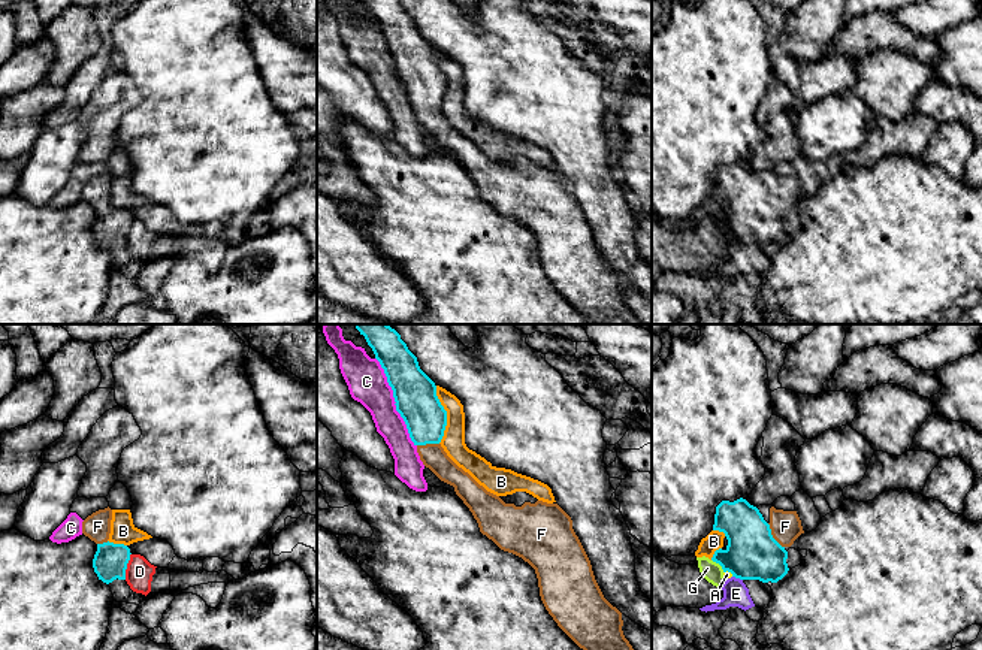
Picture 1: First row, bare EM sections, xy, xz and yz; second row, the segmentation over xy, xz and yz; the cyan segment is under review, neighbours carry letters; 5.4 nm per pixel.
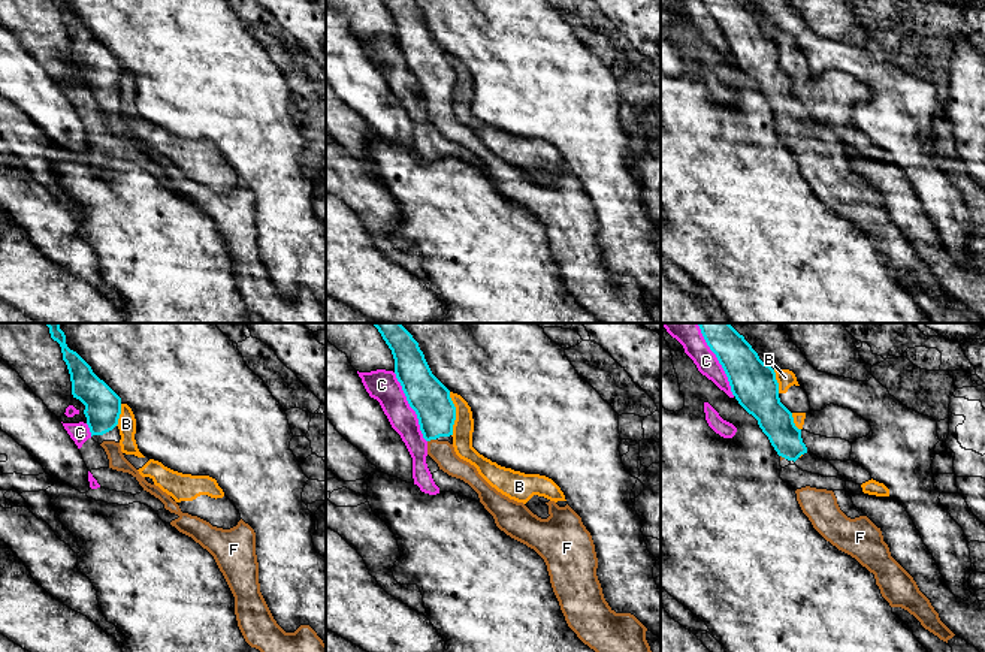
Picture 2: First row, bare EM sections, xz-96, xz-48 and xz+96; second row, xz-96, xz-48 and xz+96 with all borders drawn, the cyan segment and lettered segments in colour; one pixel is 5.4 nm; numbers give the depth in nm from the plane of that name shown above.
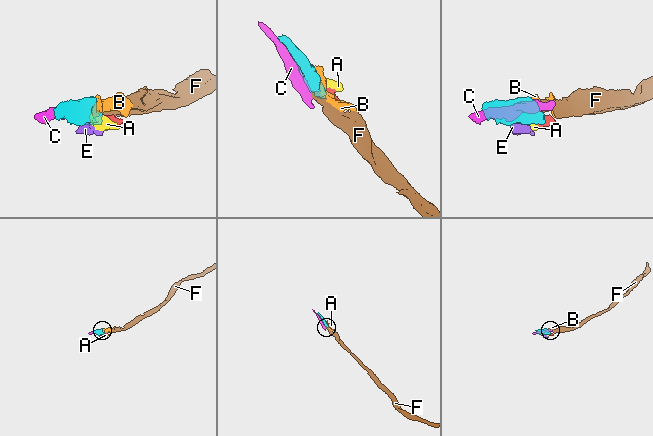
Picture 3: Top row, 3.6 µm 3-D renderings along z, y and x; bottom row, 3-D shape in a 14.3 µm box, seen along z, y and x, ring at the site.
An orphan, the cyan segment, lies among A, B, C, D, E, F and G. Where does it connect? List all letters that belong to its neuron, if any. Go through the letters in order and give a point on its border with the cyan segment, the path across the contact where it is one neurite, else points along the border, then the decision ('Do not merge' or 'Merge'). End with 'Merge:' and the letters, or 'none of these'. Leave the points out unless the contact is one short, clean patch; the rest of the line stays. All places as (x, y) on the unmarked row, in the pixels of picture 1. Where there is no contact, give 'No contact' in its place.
A: Touches cyan at yz (728, 236). Boundary: yz (724, 236), (733, 241). Do not merge
B: Touches cyan at xz (446, 79). Do not merge
C: Touches cyan at xz (395, 66). Do not merge
D: Touches cyan at xy (126, 232). Boundary: xy (130, 218), (124, 244). Do not merge
E: Touches cyan at yz (737, 242). Boundary: yz (733, 241), (742, 245). Do not merge
F: Touches cyan at yz (771, 200). Path across: yz (752, 218), (771, 200), (785, 192). Merge
G: Touches cyan at yz (719, 229). Boundary: yz (712, 224), (724, 236). Do not merge
Merge: F

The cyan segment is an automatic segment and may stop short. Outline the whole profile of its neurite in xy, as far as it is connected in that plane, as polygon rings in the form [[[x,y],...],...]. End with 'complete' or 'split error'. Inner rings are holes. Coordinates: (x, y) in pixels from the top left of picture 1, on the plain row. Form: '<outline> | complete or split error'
[[[108,172],[88,181],[82,187],[82,199],[97,209],[93,233],[99,245],[109,250],[126,245],[130,214],[124,209],[109,208],[112,175]]] | split error

